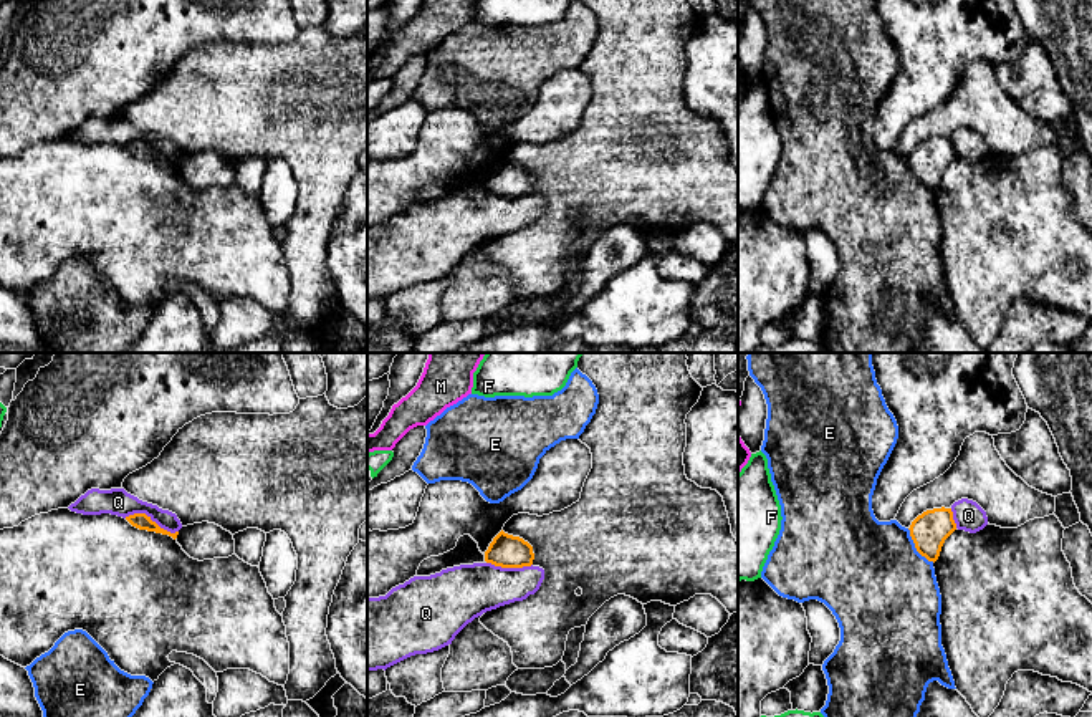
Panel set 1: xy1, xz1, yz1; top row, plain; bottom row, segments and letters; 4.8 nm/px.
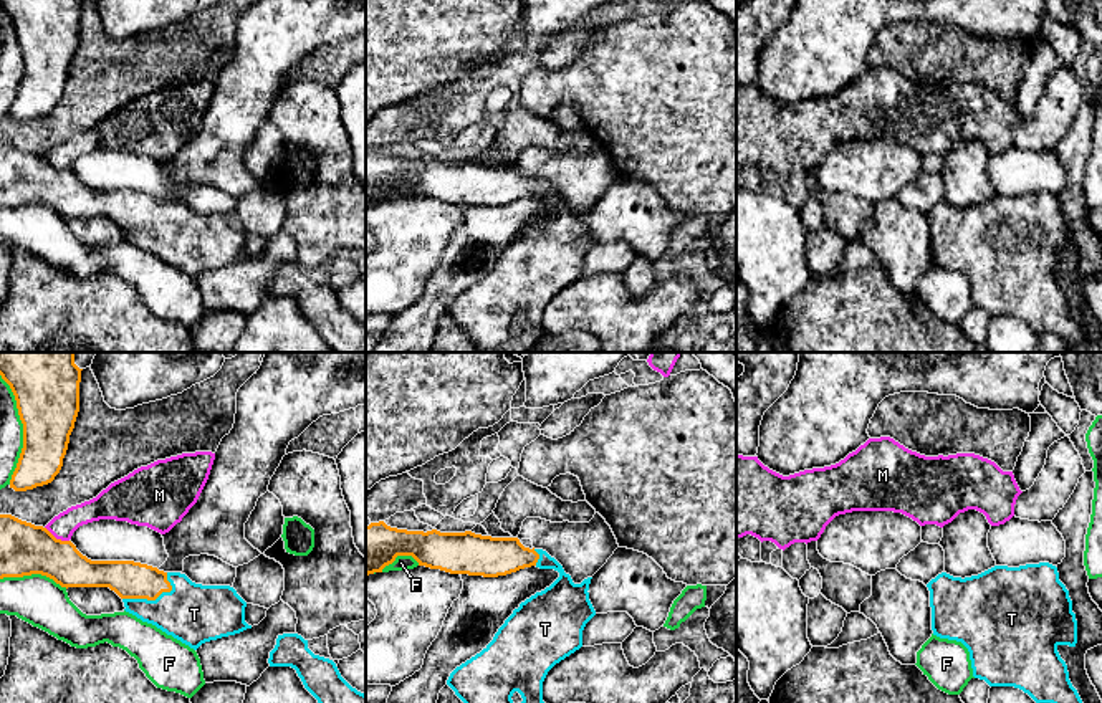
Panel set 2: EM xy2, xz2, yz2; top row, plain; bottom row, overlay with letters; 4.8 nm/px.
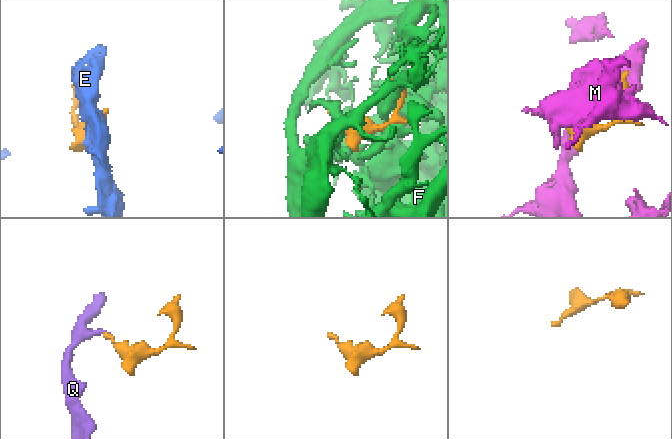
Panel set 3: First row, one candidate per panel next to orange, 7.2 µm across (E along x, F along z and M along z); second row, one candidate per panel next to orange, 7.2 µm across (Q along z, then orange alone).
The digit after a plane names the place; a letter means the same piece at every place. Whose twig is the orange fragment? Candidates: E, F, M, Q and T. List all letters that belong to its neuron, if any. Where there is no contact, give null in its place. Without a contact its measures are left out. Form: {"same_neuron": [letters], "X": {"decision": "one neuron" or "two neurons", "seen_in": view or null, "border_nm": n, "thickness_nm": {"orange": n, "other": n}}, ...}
{"same_neuron": ["T"], "E": {"decision": "two neurons", "seen_in": "yz1", "border_nm": 220, "thickness_nm": {"orange": 180, "other": 500}}, "F": {"decision": "two neurons", "seen_in": "xy2", "border_nm": 340, "thickness_nm": {"orange": 240, "other": 240}}, "M": {"decision": "two neurons", "seen_in": "xy2", "border_nm": 140, "thickness_nm": {"orange": 240, "other": 120}}, "Q": {"decision": "two neurons", "seen_in": "xy1", "border_nm": 280, "thickness_nm": {"orange": 80, "other": 130}}, "T": {"decision": "one neuron", "seen_in": "xy2", "border_nm": 260, "thickness_nm": {"orange": 180, "other": 300}}}

